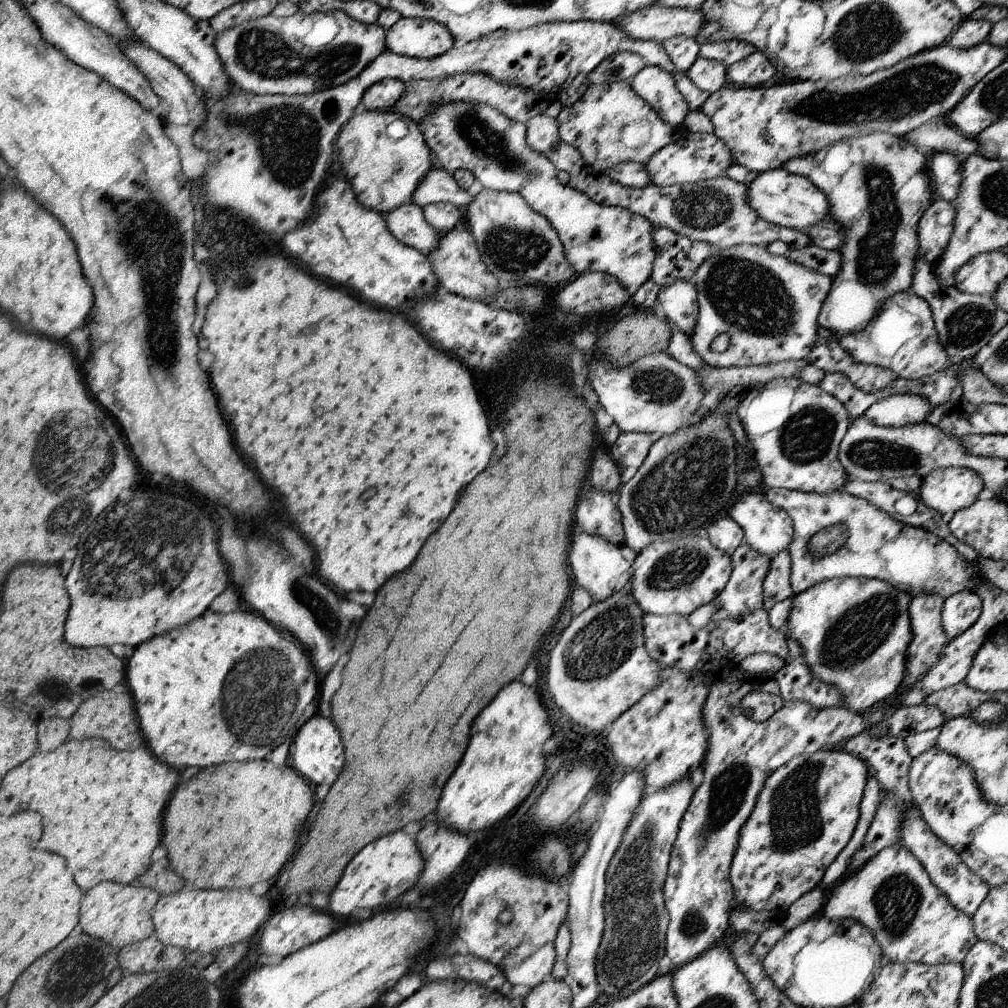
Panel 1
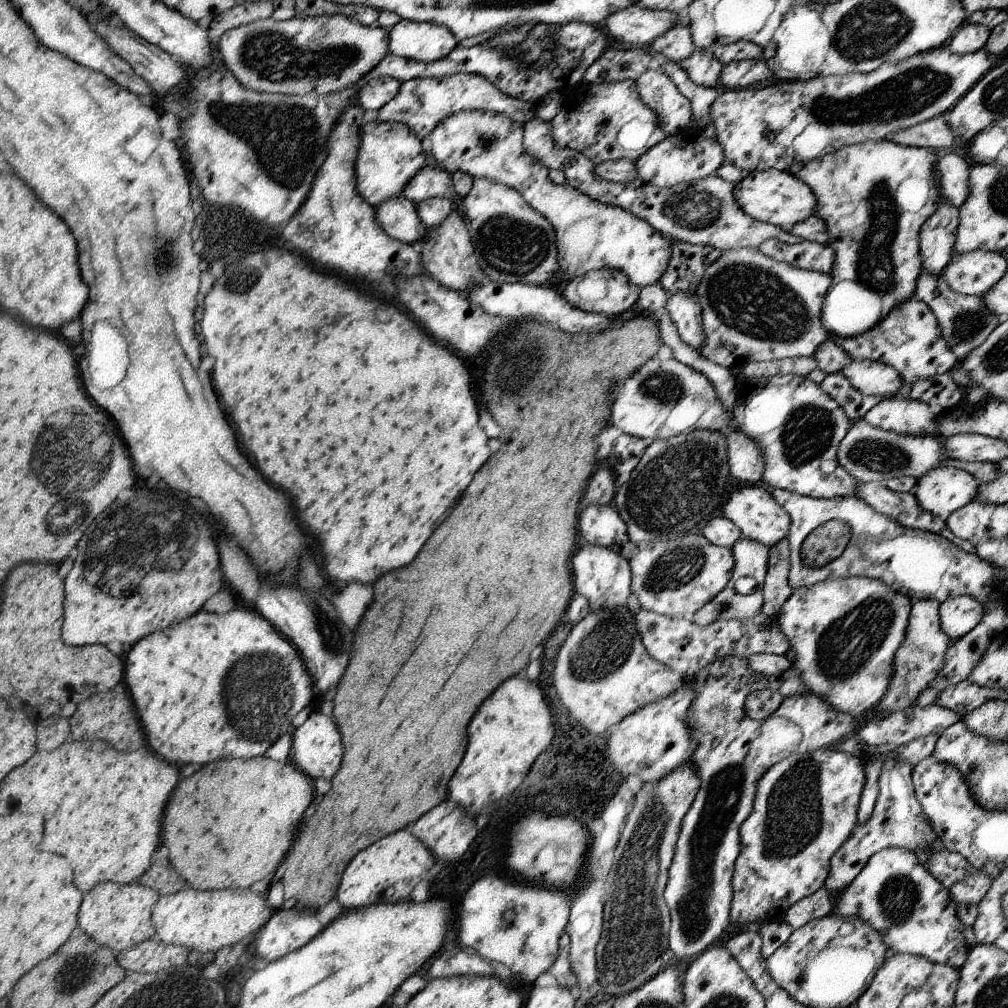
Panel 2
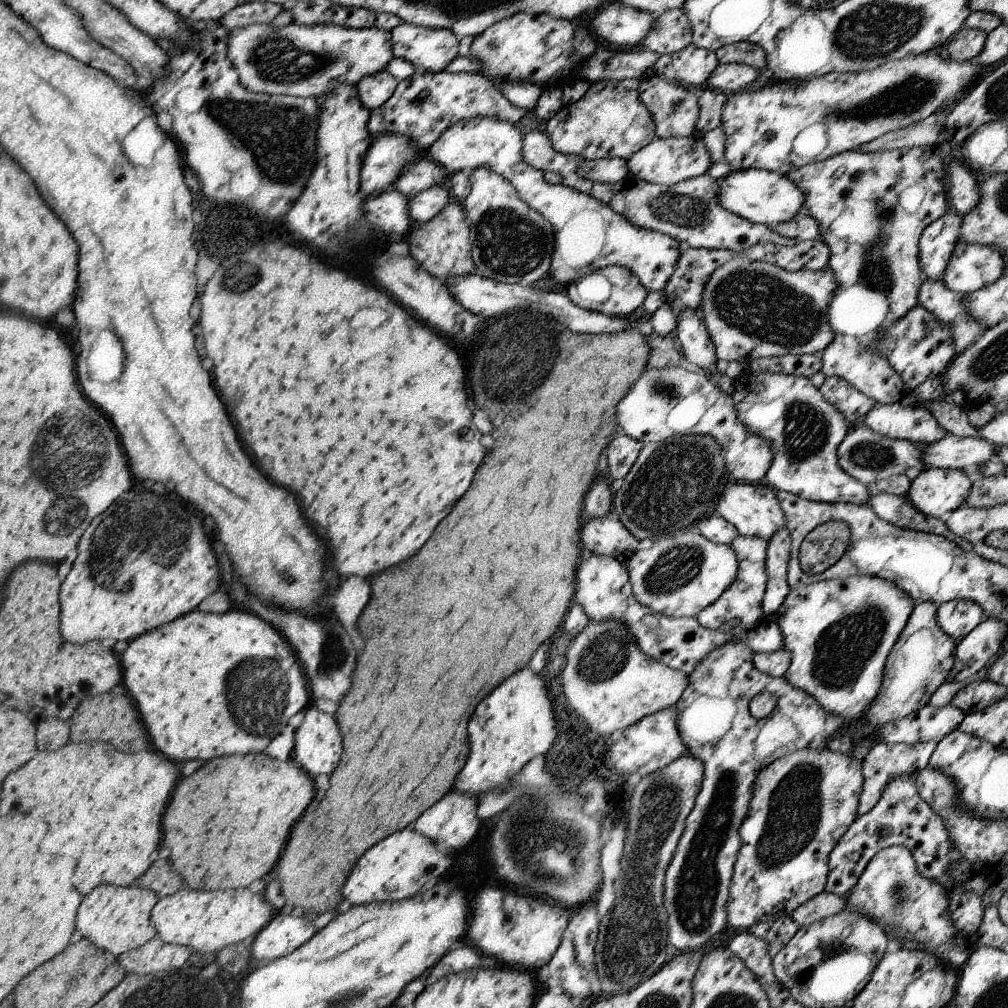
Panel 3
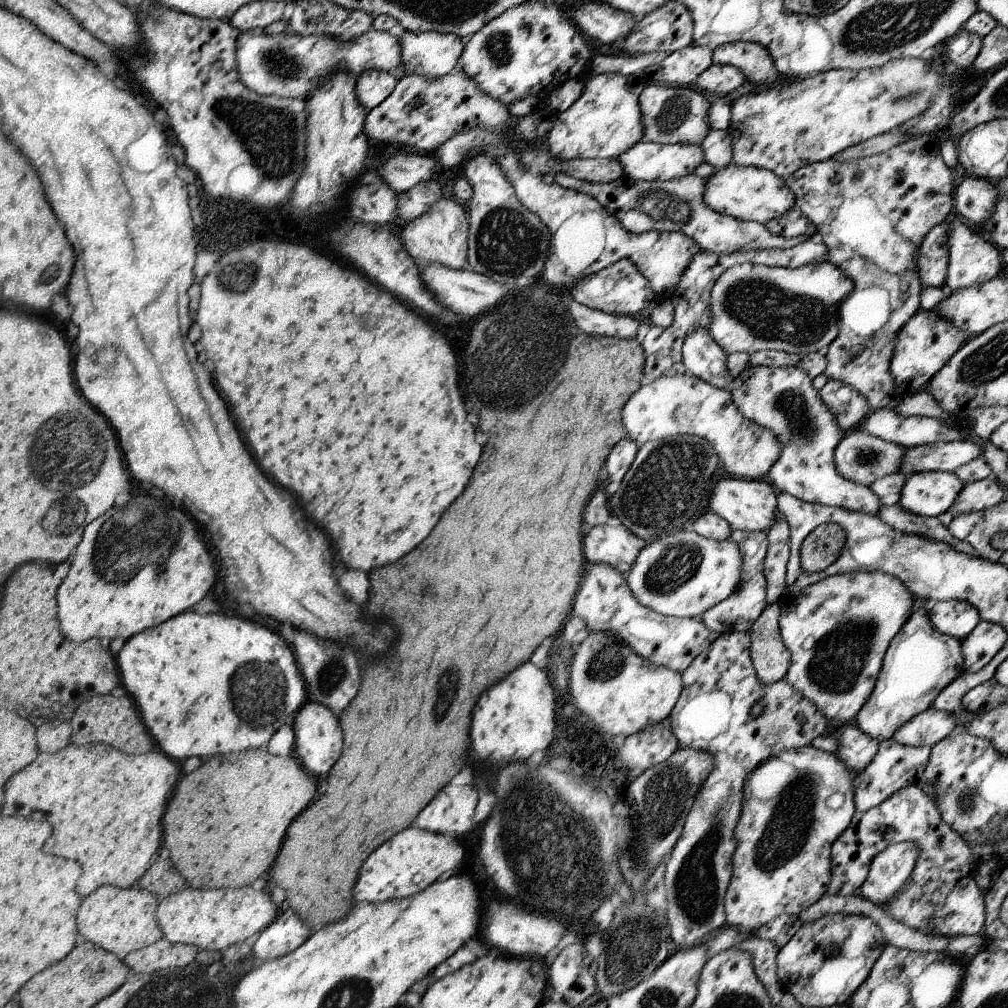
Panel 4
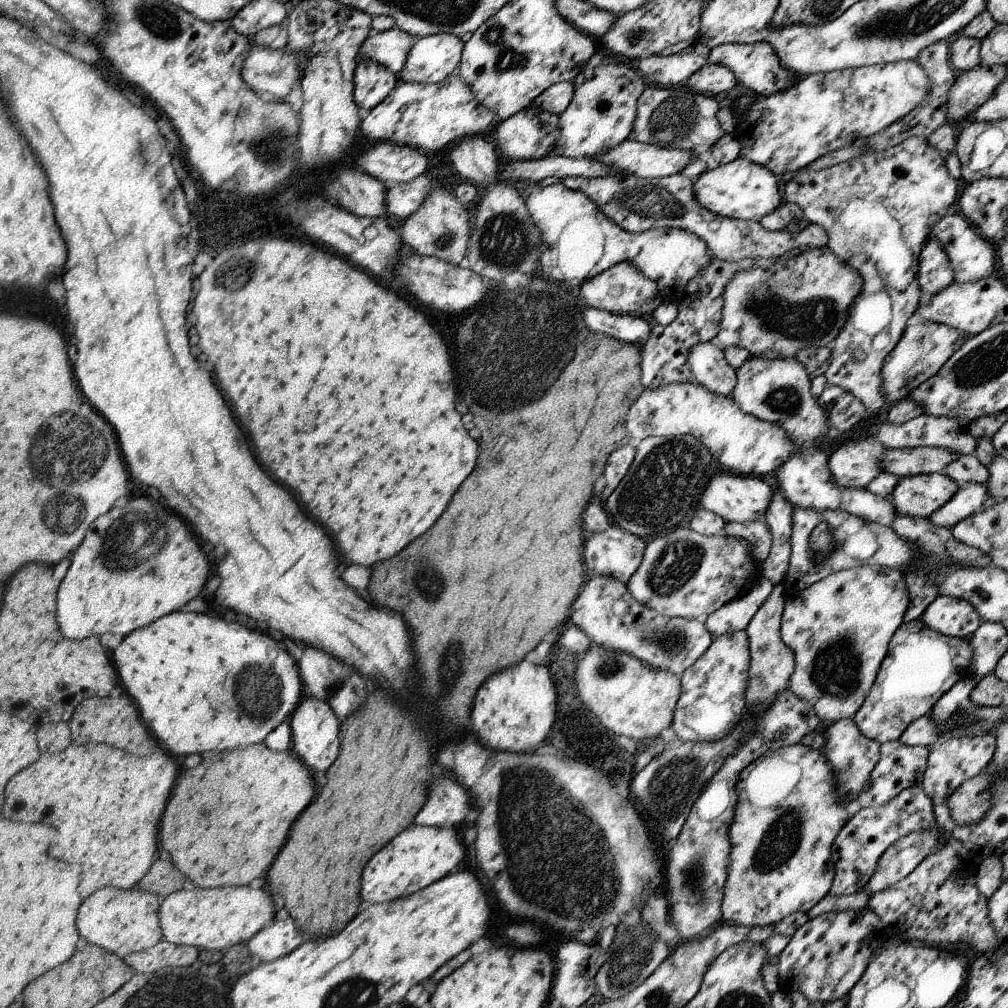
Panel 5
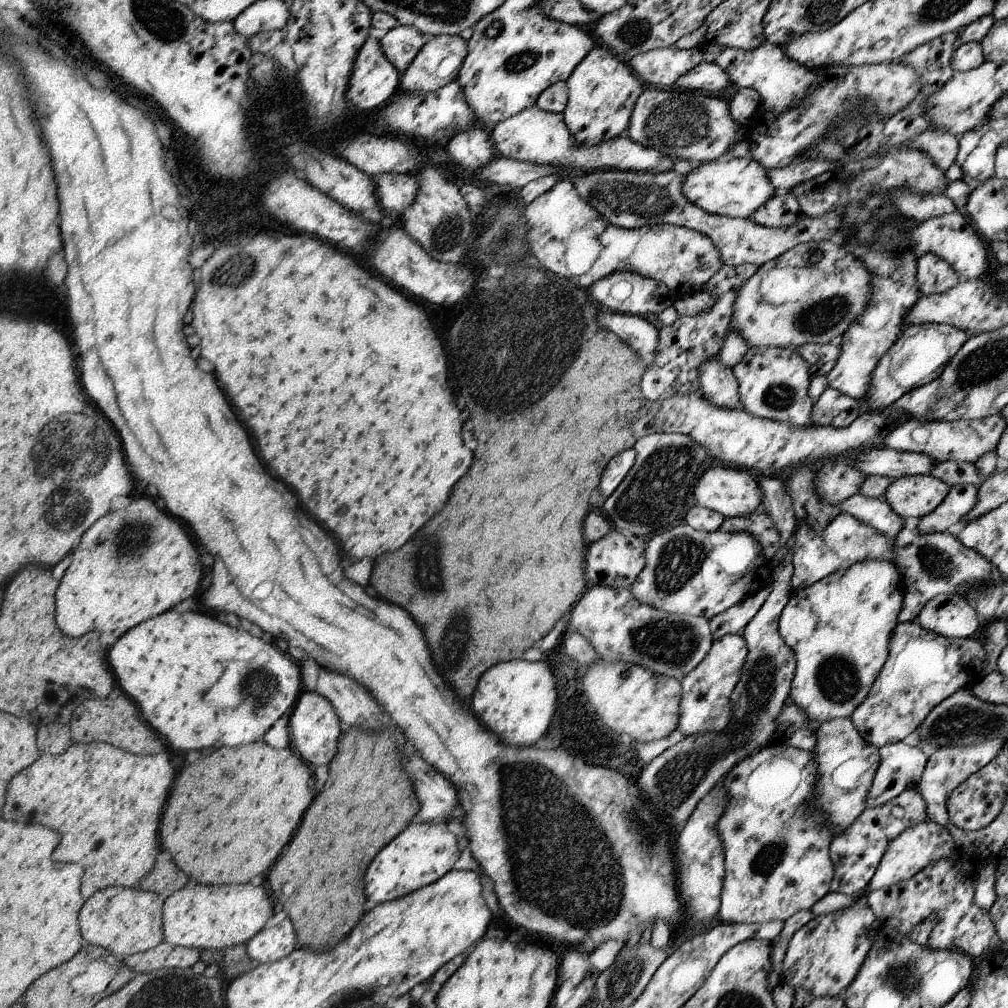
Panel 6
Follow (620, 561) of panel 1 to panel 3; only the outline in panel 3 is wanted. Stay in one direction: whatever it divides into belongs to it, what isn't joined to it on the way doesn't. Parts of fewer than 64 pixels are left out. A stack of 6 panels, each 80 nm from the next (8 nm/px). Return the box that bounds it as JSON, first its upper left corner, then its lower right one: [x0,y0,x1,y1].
[574,554,784,675]

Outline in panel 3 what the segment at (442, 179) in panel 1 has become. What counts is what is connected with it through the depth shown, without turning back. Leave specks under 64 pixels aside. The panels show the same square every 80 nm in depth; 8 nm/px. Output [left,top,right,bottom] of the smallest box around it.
[392,158,444,198]

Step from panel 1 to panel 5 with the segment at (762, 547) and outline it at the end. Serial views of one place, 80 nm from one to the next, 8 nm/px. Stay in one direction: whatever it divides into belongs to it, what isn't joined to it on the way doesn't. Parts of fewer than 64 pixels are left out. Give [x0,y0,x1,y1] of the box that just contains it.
[699,473,774,523]

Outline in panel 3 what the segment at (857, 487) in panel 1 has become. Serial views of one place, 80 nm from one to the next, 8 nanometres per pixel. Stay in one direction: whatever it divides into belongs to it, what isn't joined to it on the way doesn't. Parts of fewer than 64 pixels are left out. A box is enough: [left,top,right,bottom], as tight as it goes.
[869,487,973,551]

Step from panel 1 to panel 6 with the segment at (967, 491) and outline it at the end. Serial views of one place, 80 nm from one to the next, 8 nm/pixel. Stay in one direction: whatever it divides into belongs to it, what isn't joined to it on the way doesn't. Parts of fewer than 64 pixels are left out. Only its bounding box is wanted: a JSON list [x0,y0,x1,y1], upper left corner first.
[884,475,949,519]

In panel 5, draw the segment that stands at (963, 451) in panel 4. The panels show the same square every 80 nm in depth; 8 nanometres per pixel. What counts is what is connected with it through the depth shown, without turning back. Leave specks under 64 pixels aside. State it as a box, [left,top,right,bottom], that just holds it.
[884,447,959,477]

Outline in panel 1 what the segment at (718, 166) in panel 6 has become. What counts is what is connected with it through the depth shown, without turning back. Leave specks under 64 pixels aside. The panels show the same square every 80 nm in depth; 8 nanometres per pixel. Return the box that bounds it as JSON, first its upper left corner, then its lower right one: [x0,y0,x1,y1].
[747,167,829,230]

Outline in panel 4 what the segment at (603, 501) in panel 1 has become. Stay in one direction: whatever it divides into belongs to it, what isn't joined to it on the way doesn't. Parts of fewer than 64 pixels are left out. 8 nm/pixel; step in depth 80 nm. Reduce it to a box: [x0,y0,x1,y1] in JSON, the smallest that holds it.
[586,521,647,576]

